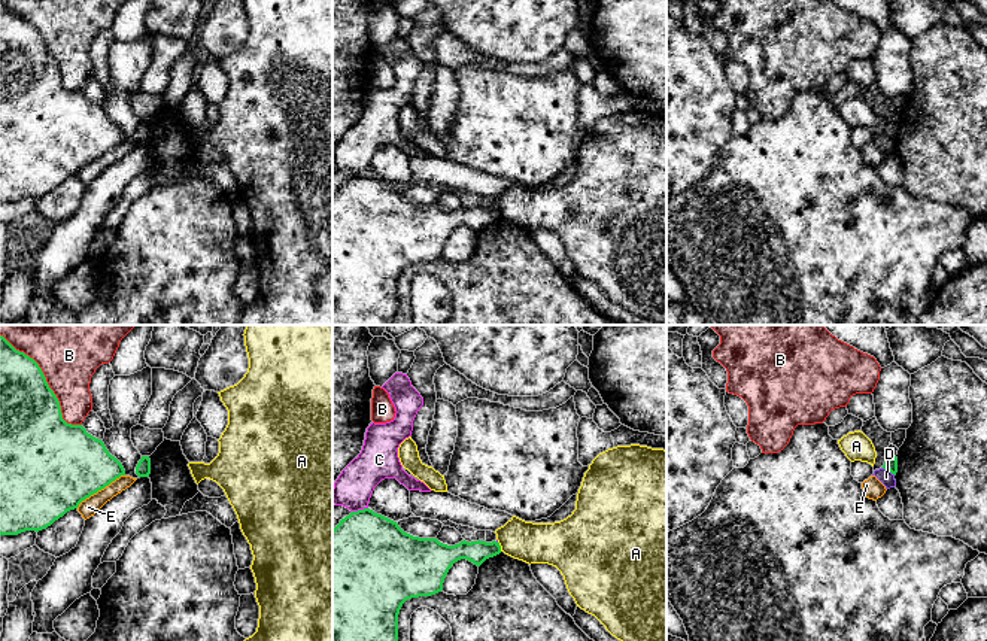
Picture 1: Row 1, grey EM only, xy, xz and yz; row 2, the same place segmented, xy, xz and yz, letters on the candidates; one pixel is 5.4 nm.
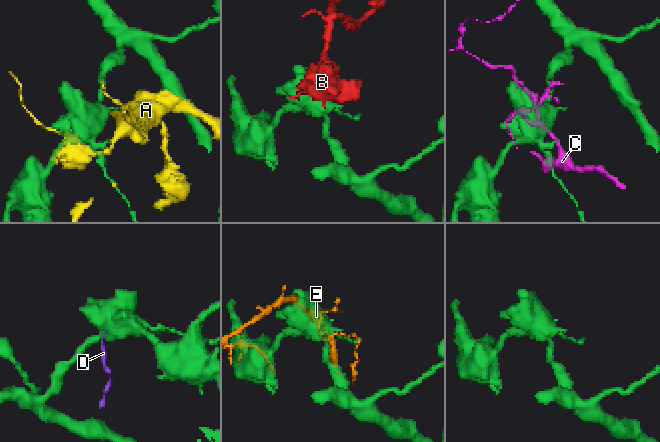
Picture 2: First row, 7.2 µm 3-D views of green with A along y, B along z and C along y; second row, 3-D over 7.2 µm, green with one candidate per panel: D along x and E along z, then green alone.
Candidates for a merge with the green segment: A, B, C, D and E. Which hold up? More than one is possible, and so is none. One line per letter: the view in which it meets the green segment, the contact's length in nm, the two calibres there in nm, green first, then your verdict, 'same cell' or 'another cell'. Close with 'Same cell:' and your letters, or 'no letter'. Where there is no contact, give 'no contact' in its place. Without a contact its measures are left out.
A: xz | 60 nm | 120/220 nm | another cell
B: xy | 650 nm | 340/420 nm | another cell
C: xz | 90 nm | 460/200 nm | another cell
D: yz | 80 nm | 70/80 nm | another cell
E: xy | 320 nm | 440/90 nm | another cell
Same cell: no letter

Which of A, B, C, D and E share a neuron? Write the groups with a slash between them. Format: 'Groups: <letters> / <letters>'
Groups: A / B / C / D / E

